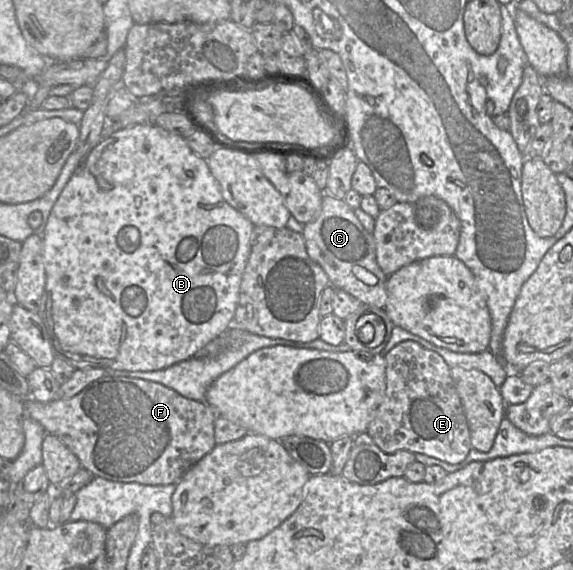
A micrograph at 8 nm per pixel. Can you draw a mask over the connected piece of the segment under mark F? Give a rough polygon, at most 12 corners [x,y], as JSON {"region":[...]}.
{"region":[[108,376],[24,399],[94,477],[176,484],[216,446],[217,413]]}

